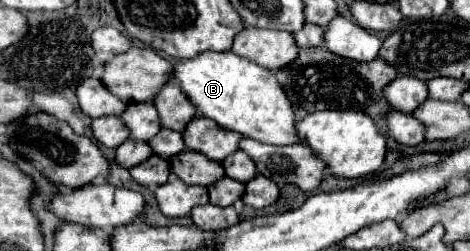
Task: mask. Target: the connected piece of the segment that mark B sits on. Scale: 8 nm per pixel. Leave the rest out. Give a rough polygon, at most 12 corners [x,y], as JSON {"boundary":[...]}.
{"boundary":[[205,51],[173,67],[199,115],[269,145],[299,143],[275,73]]}

